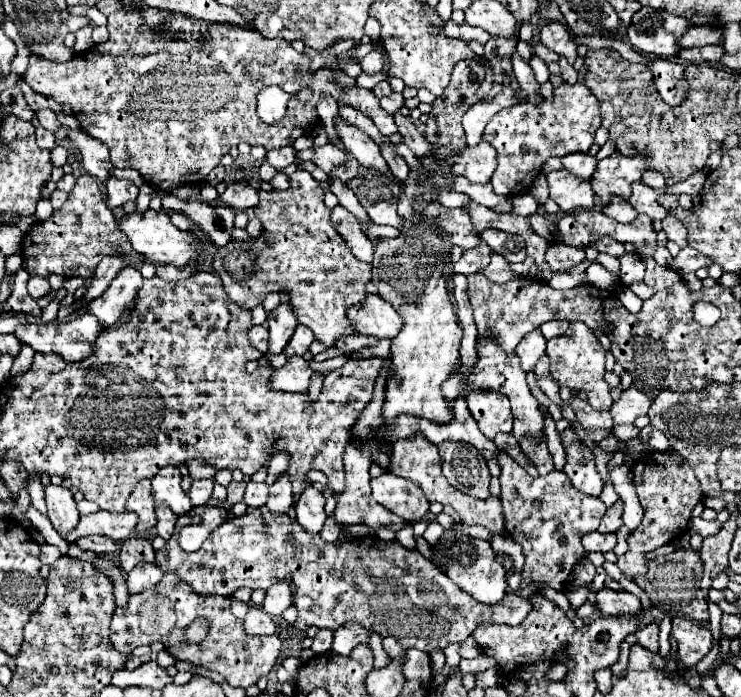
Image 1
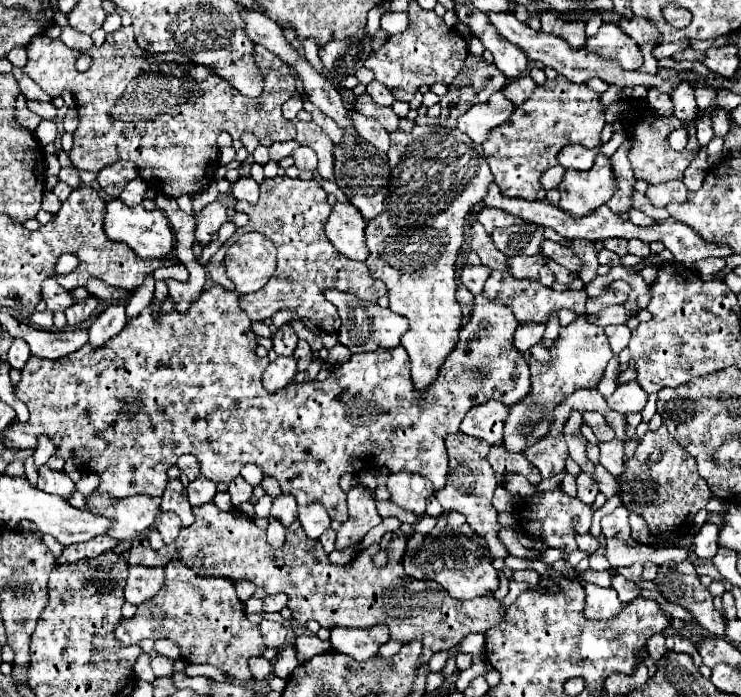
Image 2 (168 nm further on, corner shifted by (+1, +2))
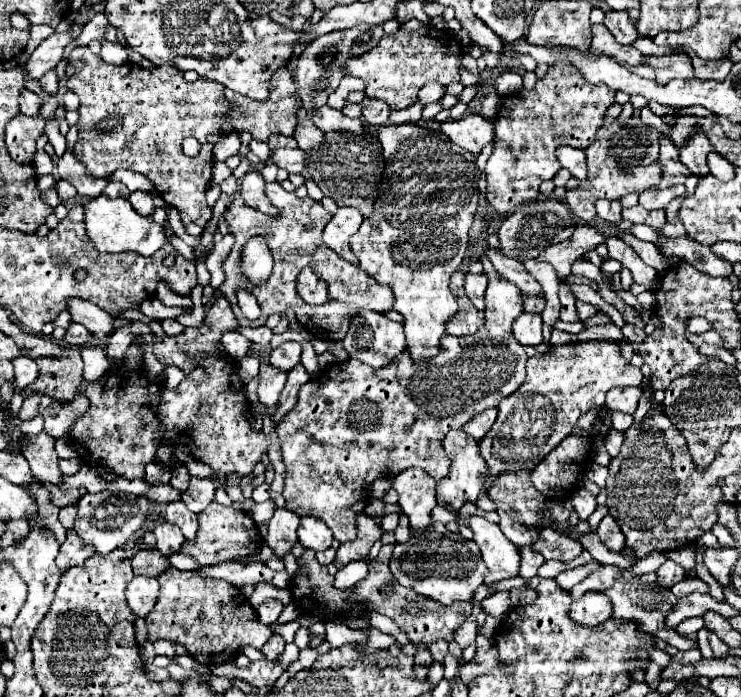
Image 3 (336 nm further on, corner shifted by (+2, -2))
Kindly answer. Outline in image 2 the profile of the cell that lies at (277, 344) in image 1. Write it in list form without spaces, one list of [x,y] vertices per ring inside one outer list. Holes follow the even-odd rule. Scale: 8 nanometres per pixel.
[[[283,323],[273,335],[273,351],[277,355],[293,355],[295,347],[297,347],[297,335],[291,323]]]

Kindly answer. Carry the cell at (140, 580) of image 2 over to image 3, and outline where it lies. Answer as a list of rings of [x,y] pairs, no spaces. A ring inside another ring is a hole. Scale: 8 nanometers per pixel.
[[[134,577],[126,587],[126,599],[136,617],[146,617],[158,599],[156,577]]]

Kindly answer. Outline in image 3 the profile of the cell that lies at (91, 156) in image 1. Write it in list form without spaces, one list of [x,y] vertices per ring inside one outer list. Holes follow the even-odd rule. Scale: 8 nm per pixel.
[[[108,183],[106,185],[106,189],[104,189],[104,195],[108,195],[108,197],[128,197],[130,195],[130,191],[122,185],[122,183]]]

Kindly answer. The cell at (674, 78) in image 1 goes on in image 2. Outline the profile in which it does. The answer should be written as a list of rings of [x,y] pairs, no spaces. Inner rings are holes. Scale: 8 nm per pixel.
[[[679,83],[671,91],[671,101],[673,101],[673,113],[679,119],[683,119],[683,121],[697,119],[697,103],[695,103],[695,95],[693,95],[693,87],[689,83]]]

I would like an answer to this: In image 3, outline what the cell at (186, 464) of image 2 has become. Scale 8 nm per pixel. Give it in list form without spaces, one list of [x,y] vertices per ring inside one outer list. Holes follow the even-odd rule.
[[[180,465],[180,467],[174,467],[174,469],[172,469],[170,485],[172,485],[174,489],[184,491],[184,489],[188,487],[188,481],[190,481],[190,475],[188,475],[188,471],[186,471],[186,467],[184,467],[184,465]]]

